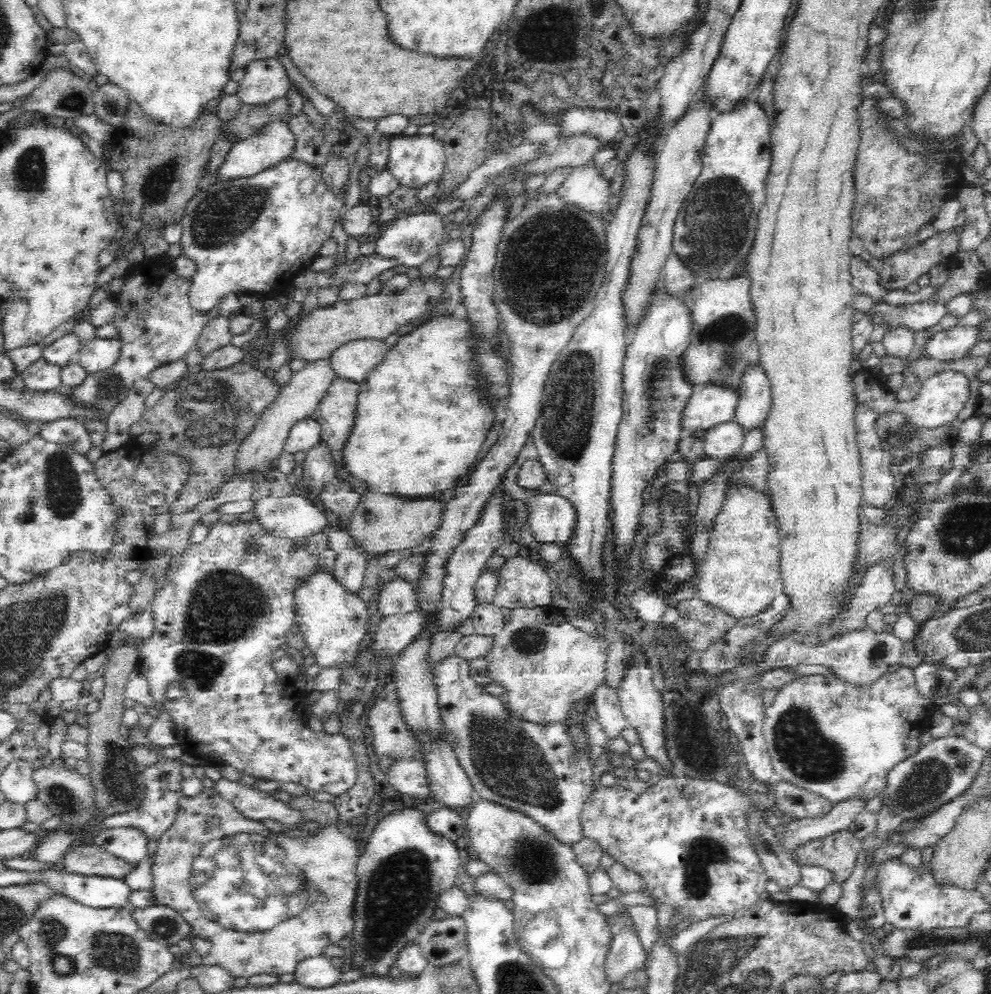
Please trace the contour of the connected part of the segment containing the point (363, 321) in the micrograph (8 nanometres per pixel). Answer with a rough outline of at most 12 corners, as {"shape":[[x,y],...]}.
{"shape":[[411,280],[299,316],[290,353],[329,359],[348,342],[384,341],[426,316],[446,282]]}

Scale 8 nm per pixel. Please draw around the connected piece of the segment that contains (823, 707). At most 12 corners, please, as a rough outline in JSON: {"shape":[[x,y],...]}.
{"shape":[[903,665],[797,676],[765,709],[775,777],[868,801],[934,709]]}

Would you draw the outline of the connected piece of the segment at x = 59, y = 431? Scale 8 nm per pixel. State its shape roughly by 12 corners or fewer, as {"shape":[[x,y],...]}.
{"shape":[[83,420],[44,423],[47,442],[74,443],[87,454],[94,446]]}

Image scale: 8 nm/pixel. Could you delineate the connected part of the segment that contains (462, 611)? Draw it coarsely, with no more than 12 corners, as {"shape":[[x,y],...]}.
{"shape":[[500,488],[445,564],[436,632],[458,630],[474,586],[499,544]]}

